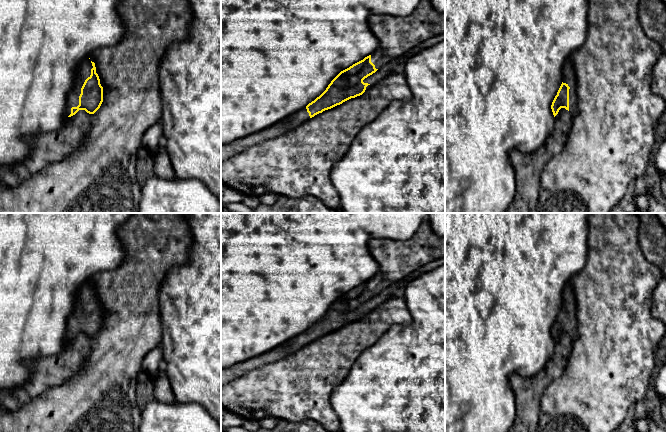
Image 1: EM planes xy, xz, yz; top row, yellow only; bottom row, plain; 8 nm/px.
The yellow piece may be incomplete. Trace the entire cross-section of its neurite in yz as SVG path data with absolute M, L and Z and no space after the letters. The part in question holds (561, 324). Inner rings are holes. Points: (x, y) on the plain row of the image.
M570 282L564 286L562 296L562 308L552 326L551 333L554 341L561 332L565 332L570 336L571 342L573 342L578 336L578 331L575 296Z

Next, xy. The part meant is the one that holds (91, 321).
M89 282L82 284L76 295L75 307L68 316L64 343L79 334L94 338L103 326L103 311L96 297L95 287Z

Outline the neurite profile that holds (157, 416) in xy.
M155 400L142 410L139 432L221 432L221 427L199 404Z

